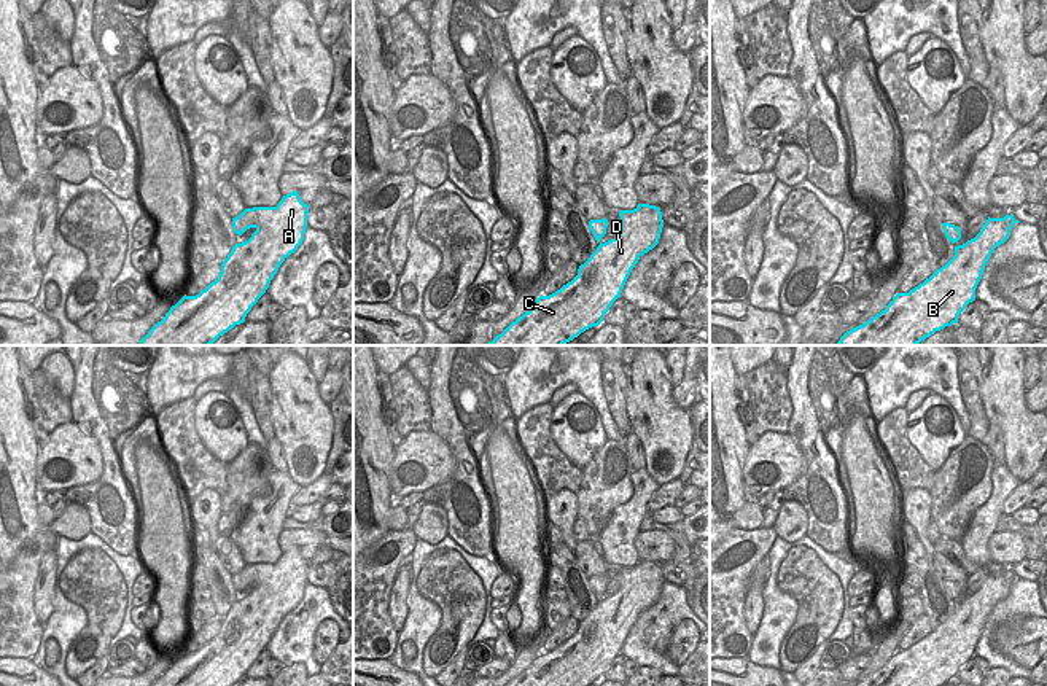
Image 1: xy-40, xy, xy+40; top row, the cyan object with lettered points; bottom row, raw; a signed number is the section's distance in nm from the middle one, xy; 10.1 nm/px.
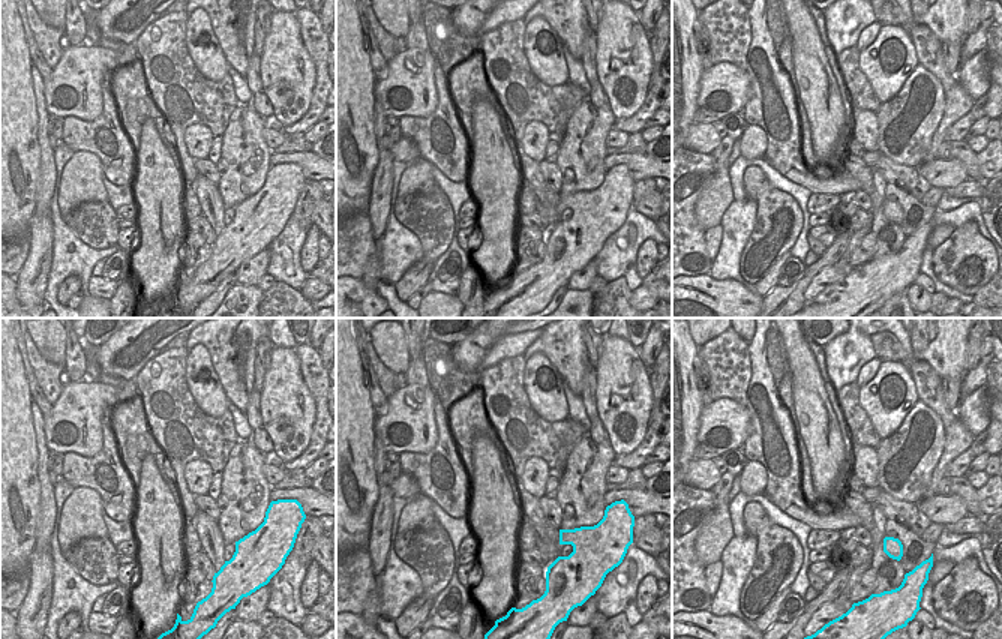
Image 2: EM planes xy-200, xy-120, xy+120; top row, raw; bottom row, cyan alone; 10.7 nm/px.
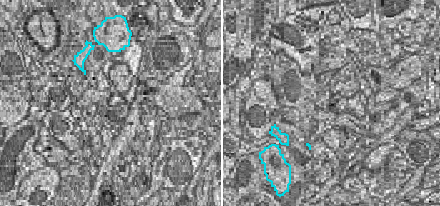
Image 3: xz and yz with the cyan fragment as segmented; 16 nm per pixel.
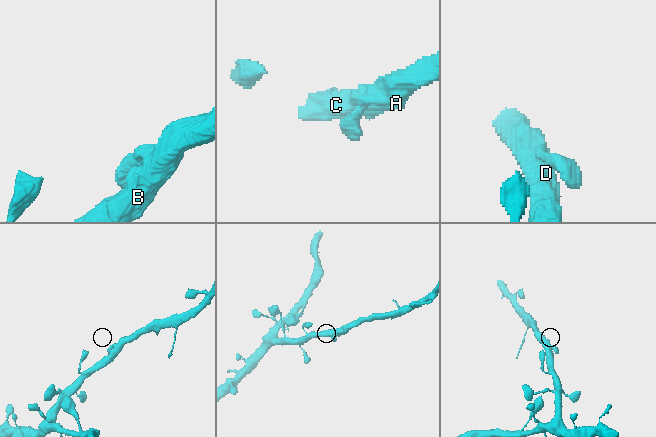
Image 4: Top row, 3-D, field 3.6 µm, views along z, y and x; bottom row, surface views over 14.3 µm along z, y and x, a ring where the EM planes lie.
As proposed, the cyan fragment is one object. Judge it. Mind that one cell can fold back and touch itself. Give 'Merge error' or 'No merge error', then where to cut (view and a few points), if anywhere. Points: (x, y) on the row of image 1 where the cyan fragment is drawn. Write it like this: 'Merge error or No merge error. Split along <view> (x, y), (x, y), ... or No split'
No merge error. No split.

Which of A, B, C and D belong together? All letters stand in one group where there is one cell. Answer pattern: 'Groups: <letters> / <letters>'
Groups: A B C D.

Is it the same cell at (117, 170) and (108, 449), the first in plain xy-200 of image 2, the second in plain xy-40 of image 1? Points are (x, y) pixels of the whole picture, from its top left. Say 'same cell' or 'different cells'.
same cell

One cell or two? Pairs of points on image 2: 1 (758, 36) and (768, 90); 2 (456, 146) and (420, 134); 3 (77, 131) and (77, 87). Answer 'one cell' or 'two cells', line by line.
1: one cell
2: one cell
3: two cells

